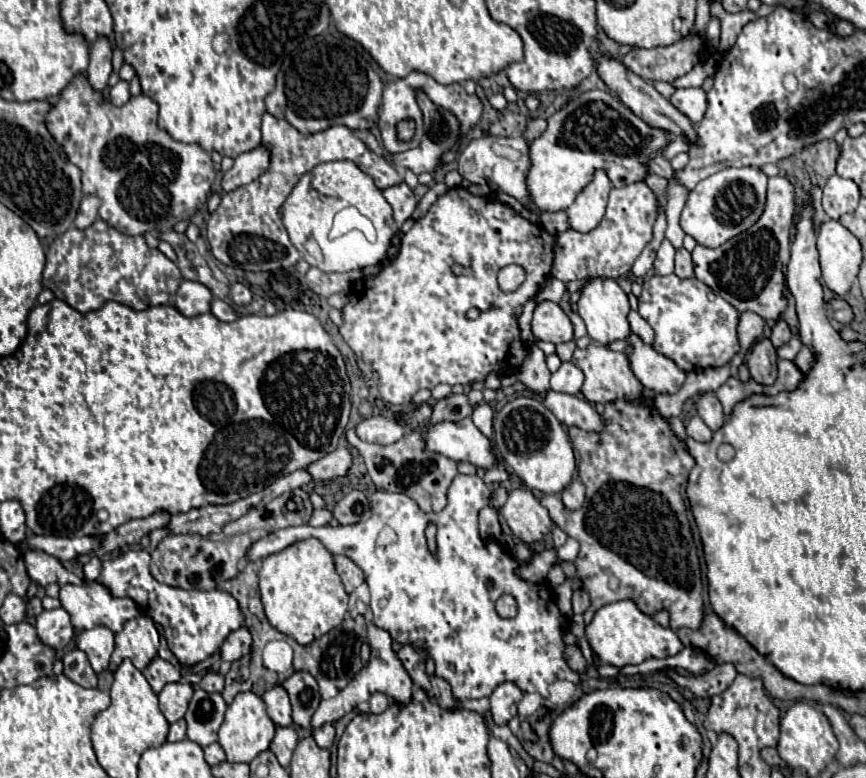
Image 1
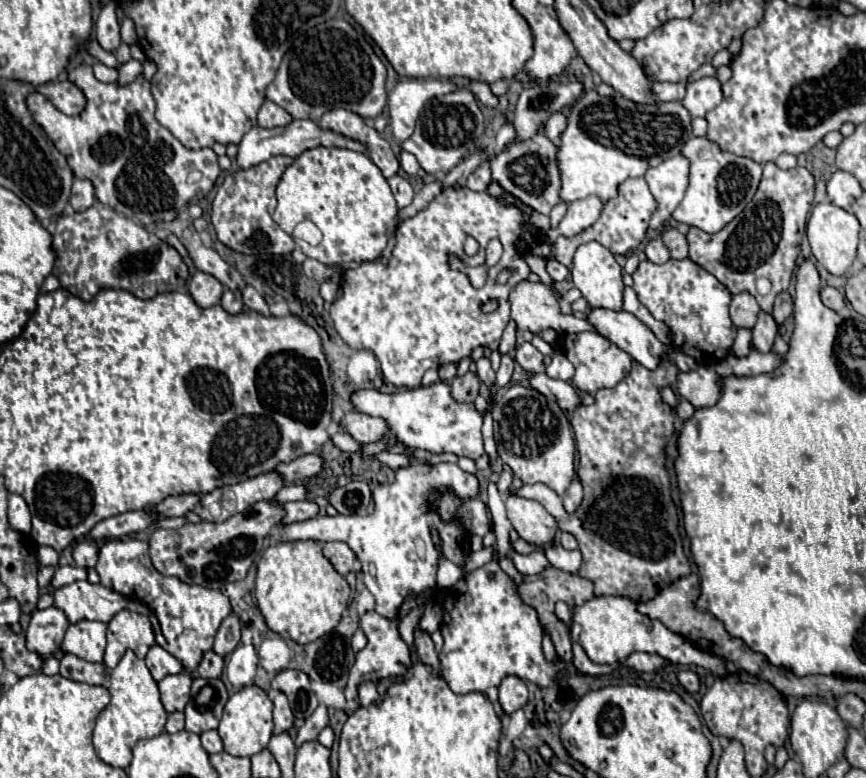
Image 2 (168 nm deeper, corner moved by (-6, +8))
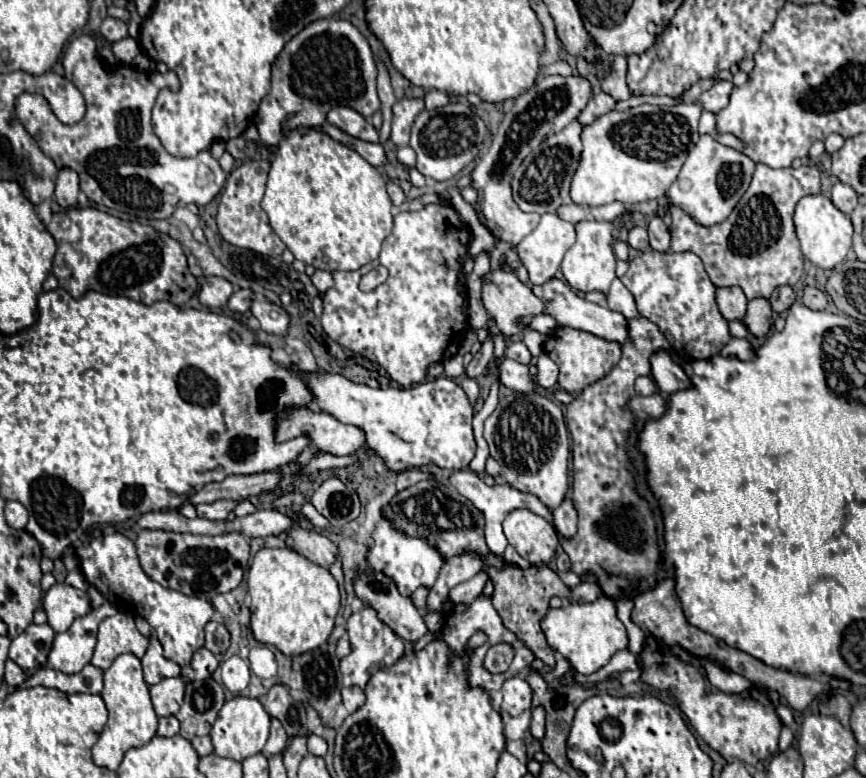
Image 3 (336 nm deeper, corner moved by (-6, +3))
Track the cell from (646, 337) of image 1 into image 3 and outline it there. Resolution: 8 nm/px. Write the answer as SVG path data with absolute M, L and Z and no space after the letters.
M615 279L611 283L611 289L607 293L607 303L609 303L611 311L619 311L627 319L639 319L641 317L637 305L635 305L635 297L627 291L627 287L619 279Z

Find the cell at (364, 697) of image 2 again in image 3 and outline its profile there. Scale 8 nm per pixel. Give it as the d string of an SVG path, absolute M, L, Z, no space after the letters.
M343 687L341 695L343 695L343 705L349 713L355 713L365 703L365 693L361 687Z

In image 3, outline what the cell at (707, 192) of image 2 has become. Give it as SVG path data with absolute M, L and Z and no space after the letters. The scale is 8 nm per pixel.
M701 135L693 151L689 153L681 173L669 187L667 199L671 205L679 207L691 219L695 219L699 225L713 227L717 223L723 223L735 209L743 193L749 189L753 171L755 163L747 155L721 145L711 135Z

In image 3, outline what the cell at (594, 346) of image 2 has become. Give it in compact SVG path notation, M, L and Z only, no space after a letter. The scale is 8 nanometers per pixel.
M559 327L559 331L555 331L555 335L551 335L545 341L543 349L559 365L559 385L561 385L561 389L565 389L569 393L579 393L579 391L583 391L583 387L589 387L591 383L597 383L599 379L607 377L621 359L619 343L605 341L591 333L571 329L571 327Z

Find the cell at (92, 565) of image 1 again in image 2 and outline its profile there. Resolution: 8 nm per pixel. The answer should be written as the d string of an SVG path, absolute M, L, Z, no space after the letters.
M77 542L73 546L73 560L77 566L83 566L83 568L93 568L97 564L97 552L99 548L95 544L89 544L89 542Z

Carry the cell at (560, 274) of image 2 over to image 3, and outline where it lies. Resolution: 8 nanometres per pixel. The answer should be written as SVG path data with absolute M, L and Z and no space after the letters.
M541 215L537 229L517 245L519 257L529 271L533 285L543 285L555 277L565 251L575 243L575 223L561 221L557 215Z

